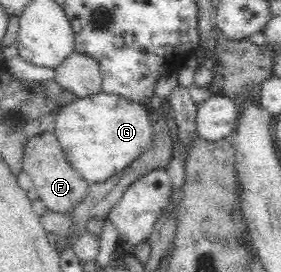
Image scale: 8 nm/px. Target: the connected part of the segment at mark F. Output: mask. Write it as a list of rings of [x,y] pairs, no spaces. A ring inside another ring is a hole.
[[[45,131],[32,136],[24,146],[23,169],[32,180],[33,188],[44,202],[47,210],[66,214],[84,199],[89,184],[81,178],[65,158],[62,146],[53,131]]]

